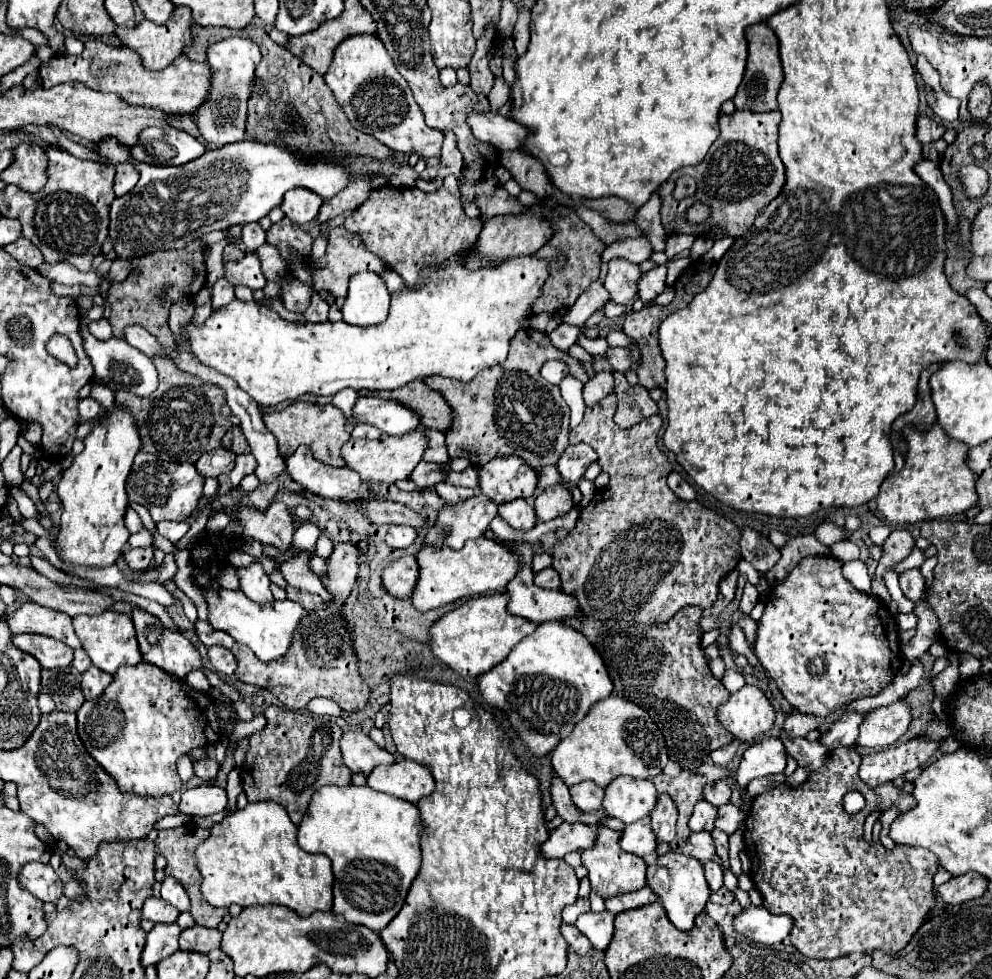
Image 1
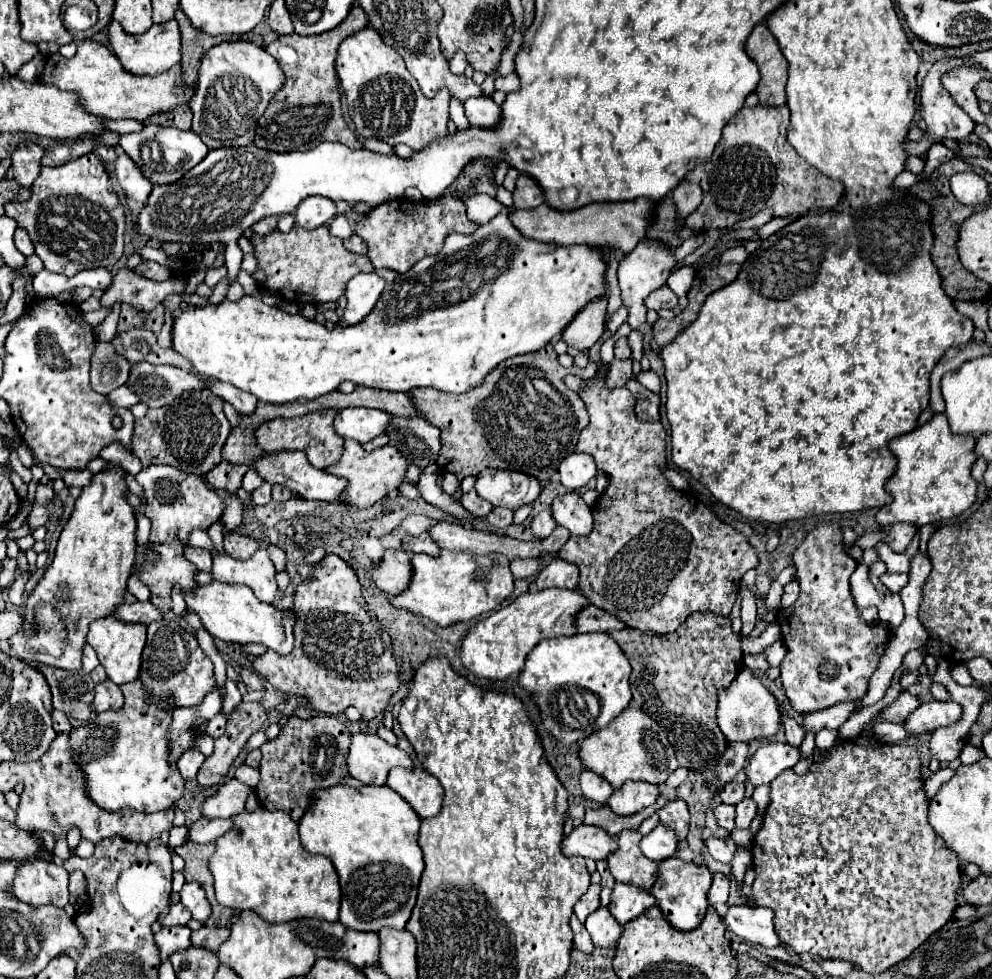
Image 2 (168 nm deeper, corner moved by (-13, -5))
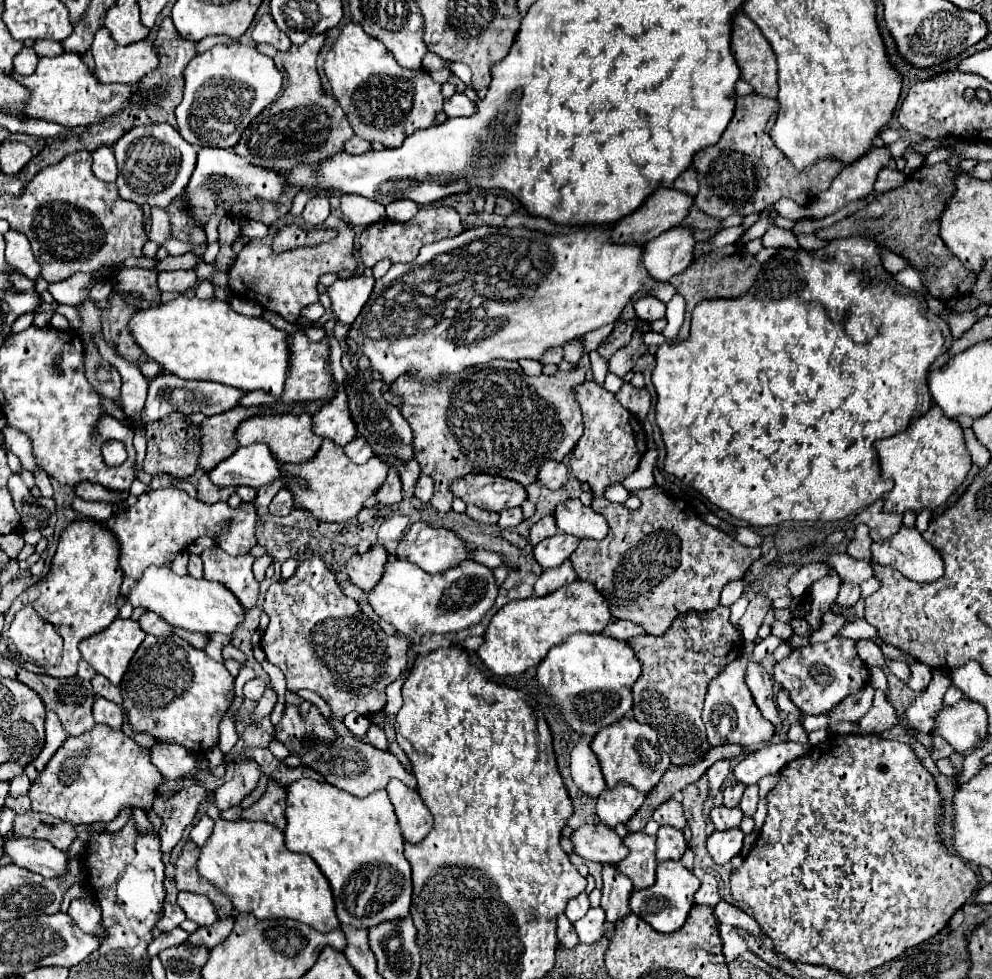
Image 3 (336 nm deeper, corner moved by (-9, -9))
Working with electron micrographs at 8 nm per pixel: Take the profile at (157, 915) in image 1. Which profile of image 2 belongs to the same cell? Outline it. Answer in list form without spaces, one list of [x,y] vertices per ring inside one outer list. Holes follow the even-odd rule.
[[[170,904],[170,912],[158,918],[162,926],[184,926],[188,924],[188,920],[190,920],[190,912],[182,904]]]

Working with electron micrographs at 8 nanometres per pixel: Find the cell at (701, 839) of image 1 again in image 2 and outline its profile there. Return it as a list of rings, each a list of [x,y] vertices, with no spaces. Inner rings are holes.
[[[710,836],[710,838],[706,840],[706,848],[708,848],[708,852],[710,852],[710,856],[712,856],[714,860],[724,862],[724,864],[728,864],[728,862],[732,860],[732,856],[736,854],[736,844],[732,842],[732,838],[722,840],[722,838]]]

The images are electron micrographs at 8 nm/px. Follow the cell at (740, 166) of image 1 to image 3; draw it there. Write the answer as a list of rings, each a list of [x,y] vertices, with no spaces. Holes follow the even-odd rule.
[[[756,92],[748,96],[736,96],[734,118],[724,130],[718,144],[696,152],[692,166],[698,170],[700,190],[696,194],[696,206],[712,218],[726,218],[732,214],[748,216],[766,210],[780,198],[792,198],[798,204],[806,204],[814,198],[814,190],[802,190],[800,172],[776,150],[770,140],[770,128],[776,120],[778,100],[766,98]]]

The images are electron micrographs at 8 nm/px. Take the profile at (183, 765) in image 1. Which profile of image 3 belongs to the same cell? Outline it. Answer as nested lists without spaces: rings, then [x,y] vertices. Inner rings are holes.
[[[156,742],[150,748],[150,760],[166,780],[182,780],[184,776],[198,770],[196,758],[176,744]]]

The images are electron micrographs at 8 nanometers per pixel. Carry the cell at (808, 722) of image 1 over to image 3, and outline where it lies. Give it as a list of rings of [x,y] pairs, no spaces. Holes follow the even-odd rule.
[[[864,686],[856,694],[850,694],[848,698],[844,698],[844,702],[840,702],[840,706],[836,706],[836,710],[832,710],[830,726],[838,724],[842,720],[858,722],[872,708],[872,700],[874,700],[874,688],[872,686]]]

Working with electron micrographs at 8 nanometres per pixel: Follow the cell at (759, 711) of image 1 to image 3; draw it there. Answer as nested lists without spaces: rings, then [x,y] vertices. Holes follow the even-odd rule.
[[[740,656],[732,662],[728,662],[728,666],[724,666],[724,670],[708,686],[702,720],[706,726],[710,746],[722,746],[726,742],[740,742],[744,746],[756,746],[756,744],[768,742],[772,738],[772,734],[776,732],[774,724],[768,722],[760,714],[760,710],[746,686],[746,664],[748,664],[746,656]]]

